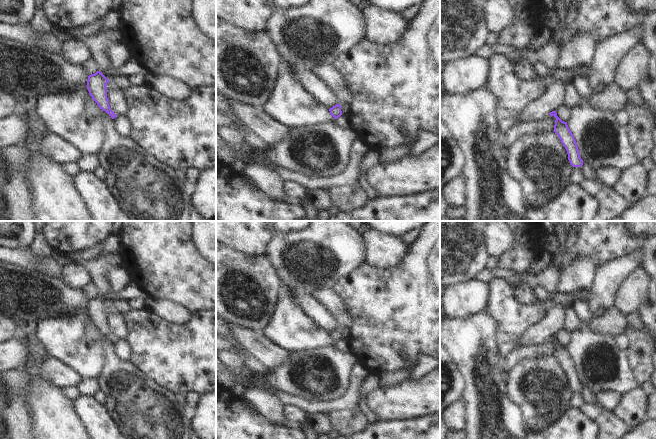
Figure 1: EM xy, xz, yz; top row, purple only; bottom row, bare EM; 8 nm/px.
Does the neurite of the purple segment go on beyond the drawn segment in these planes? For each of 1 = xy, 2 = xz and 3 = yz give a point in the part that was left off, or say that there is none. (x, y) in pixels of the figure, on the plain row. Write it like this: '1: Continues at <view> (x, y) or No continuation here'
1: No continuation here
2: No continuation here
3: No continuation here.

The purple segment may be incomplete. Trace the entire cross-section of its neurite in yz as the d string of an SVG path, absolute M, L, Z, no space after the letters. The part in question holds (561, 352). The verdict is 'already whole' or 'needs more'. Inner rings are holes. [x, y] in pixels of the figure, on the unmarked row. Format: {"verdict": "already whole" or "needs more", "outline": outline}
{"verdict": "already whole", "outline": "M552 335L549 338L556 342L554 349L554 356L558 359L561 367L565 371L568 384L573 391L581 391L583 389L583 384L580 381L579 374L575 362L570 355L567 346L562 345L558 340L556 335Z"}

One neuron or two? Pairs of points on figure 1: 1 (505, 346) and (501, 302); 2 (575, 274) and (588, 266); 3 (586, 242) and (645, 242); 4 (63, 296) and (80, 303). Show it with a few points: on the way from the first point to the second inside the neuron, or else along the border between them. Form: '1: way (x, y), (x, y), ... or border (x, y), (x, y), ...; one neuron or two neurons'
1: way (505, 335), (505, 313); one neuron
2: way (578, 273), (585, 267); one neuron
3: way (601, 242), (630, 242); one neuron
4: way (67, 300), (76, 301); one neuron

